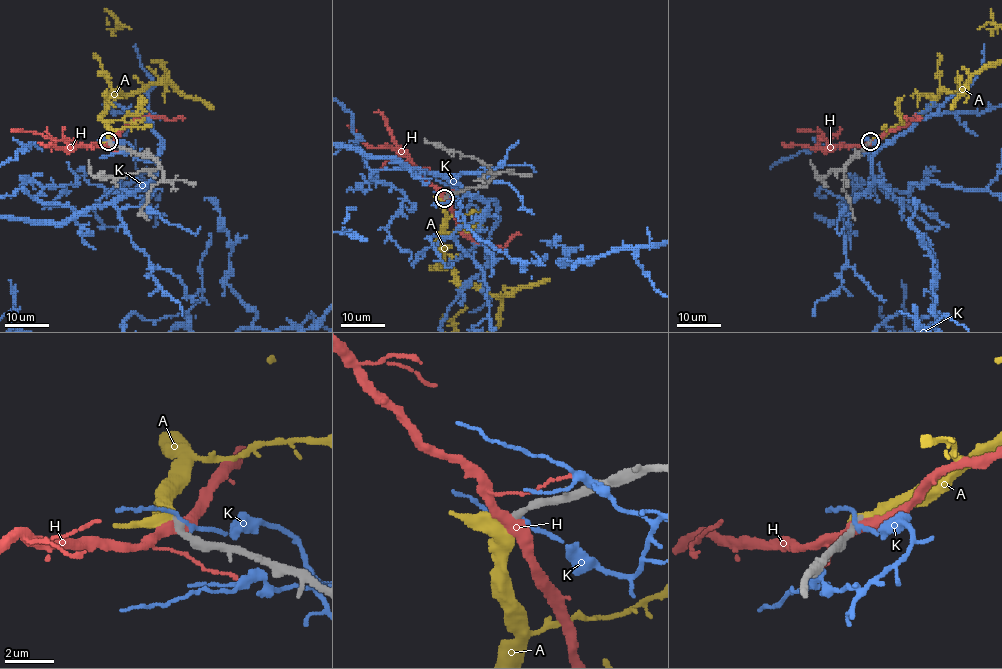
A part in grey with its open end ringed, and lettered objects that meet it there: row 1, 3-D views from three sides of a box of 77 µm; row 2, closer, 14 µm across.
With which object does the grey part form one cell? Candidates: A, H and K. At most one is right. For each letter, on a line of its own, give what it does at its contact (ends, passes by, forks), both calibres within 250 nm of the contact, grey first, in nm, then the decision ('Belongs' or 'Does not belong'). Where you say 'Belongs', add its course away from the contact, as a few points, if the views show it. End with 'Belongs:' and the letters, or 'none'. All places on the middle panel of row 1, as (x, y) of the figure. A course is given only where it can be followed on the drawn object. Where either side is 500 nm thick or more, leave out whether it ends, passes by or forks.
A: Thickness 280 nm (grey) against 500 nm. Belongs
H: It passes by. Thickness 320 nm (grey) against 480 nm. Does not belong
K: It passes by. Thickness 320 nm (grey) against 130 nm. Does not belong
Belongs: A

